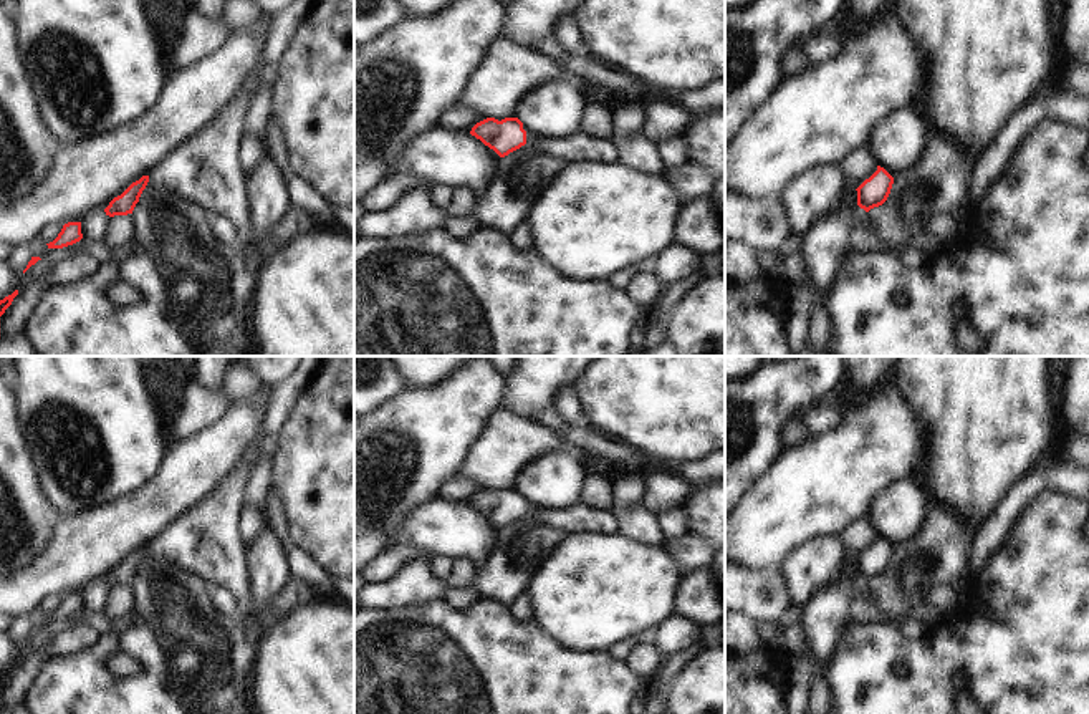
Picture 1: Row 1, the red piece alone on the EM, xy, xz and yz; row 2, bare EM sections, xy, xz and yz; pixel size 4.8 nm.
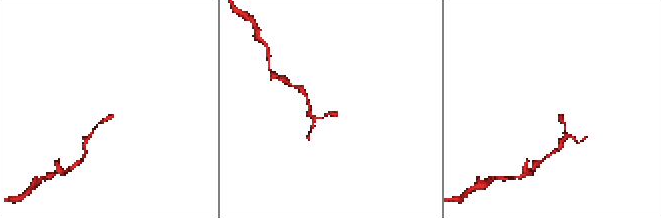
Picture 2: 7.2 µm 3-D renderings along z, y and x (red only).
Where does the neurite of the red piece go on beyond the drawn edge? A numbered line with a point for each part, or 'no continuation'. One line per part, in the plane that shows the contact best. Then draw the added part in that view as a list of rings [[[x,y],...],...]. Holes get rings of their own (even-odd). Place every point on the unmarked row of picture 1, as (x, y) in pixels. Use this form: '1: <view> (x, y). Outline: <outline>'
1: xz (581, 517). Outline: [[[526,504],[526,514],[569,533],[602,532],[606,535],[617,535],[622,532],[622,523],[614,510],[596,509],[586,504],[569,509],[540,509],[533,504]]]

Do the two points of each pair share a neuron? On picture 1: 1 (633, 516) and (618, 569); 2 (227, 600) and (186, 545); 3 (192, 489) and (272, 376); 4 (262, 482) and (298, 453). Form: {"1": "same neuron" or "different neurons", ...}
{"1": "different neurons", "2": "different neurons", "3": "different neurons", "4": "different neurons"}

